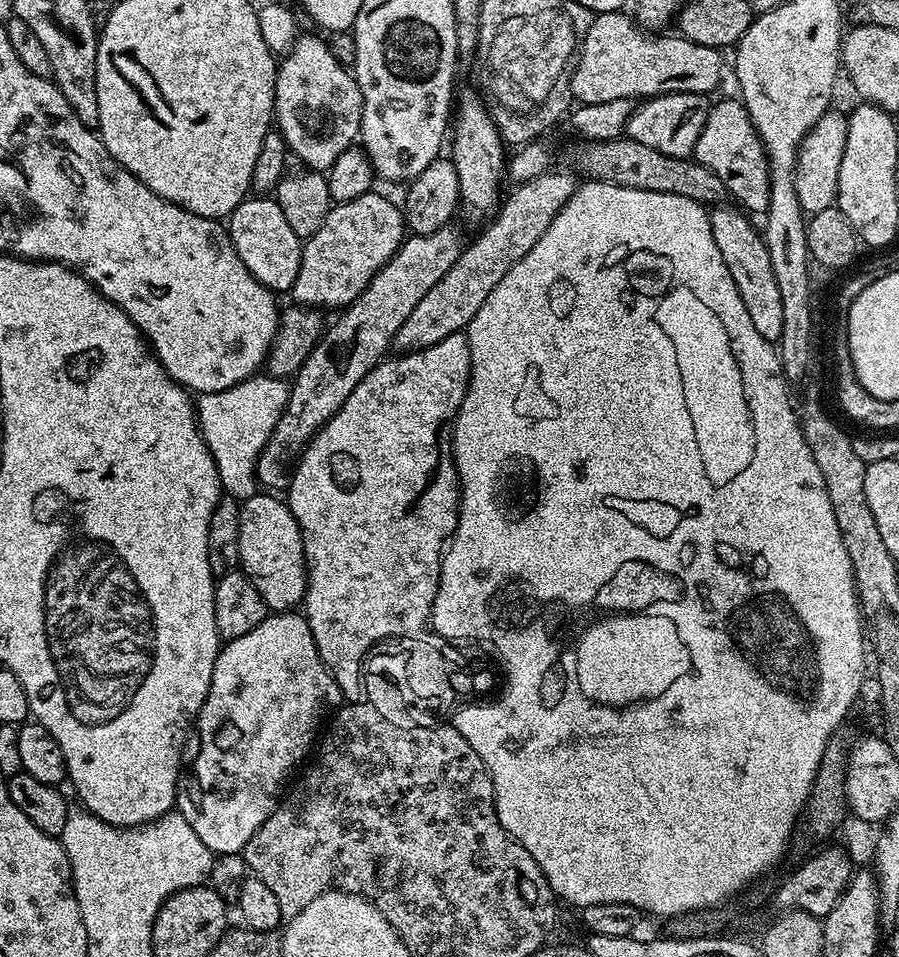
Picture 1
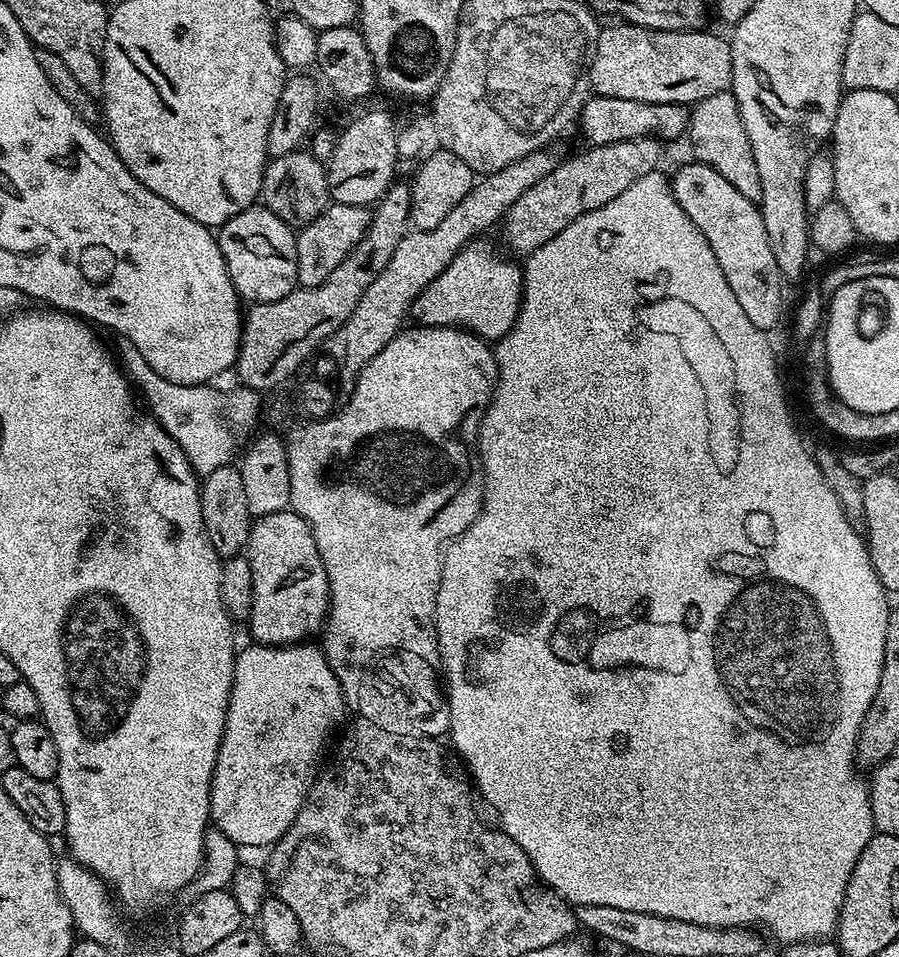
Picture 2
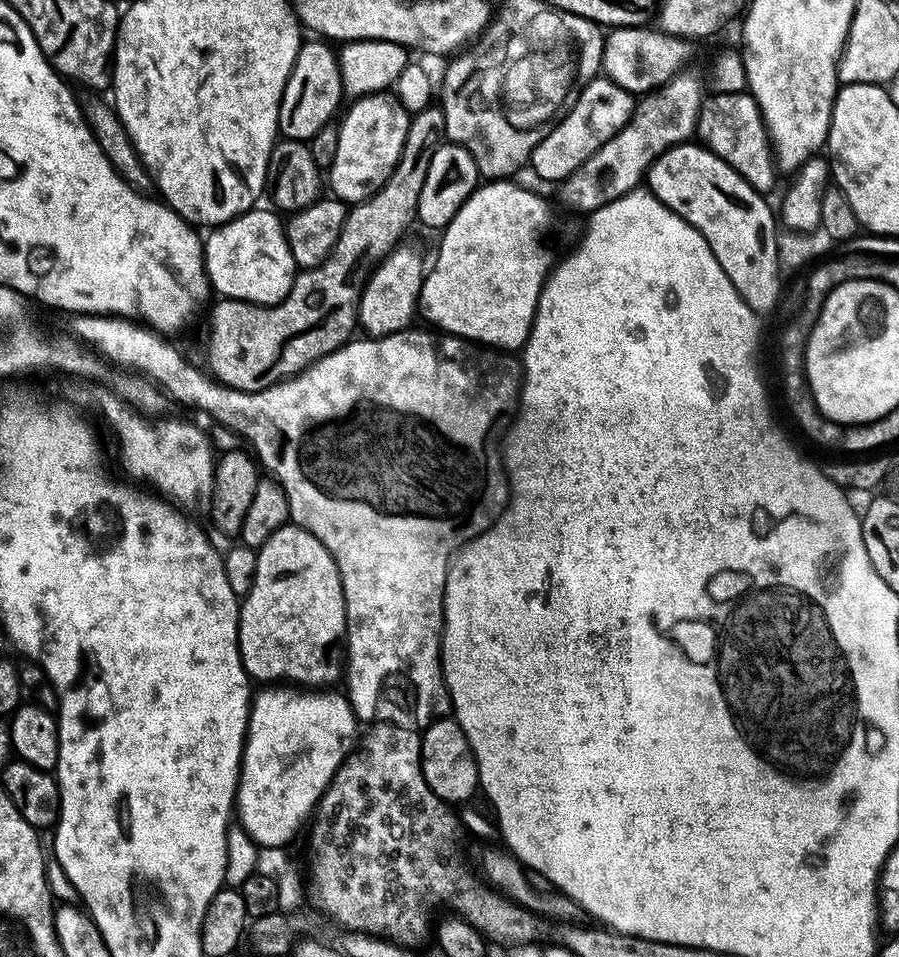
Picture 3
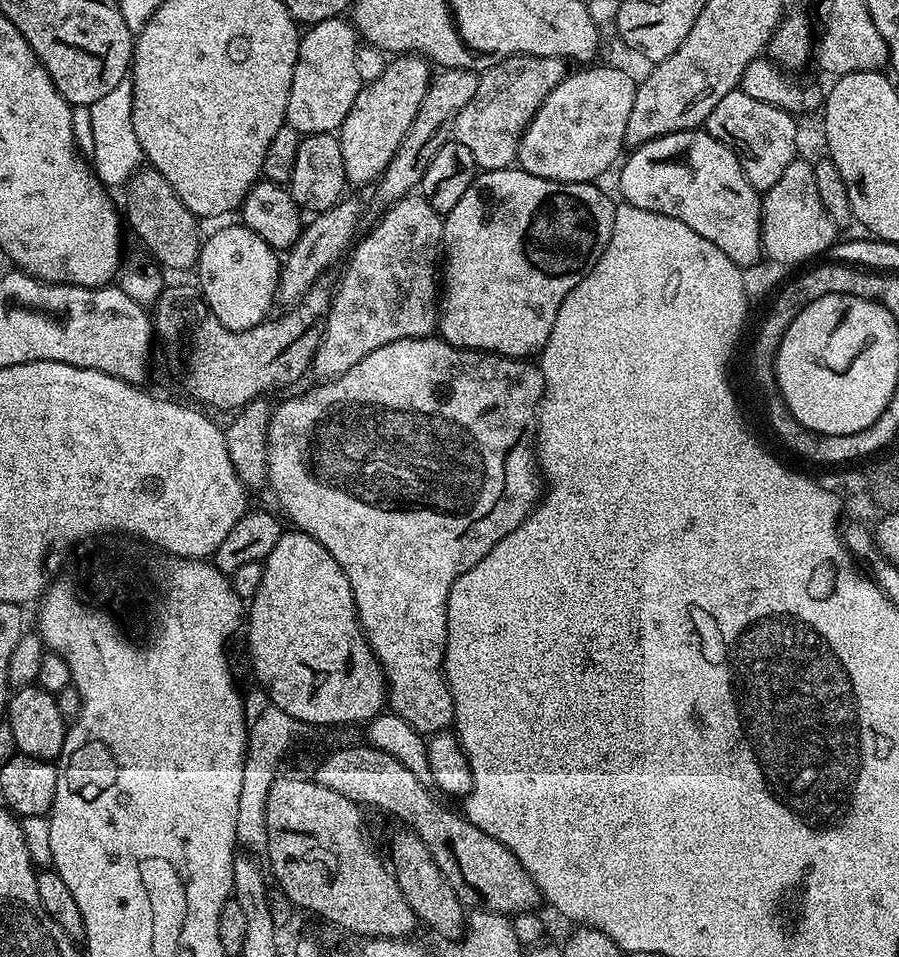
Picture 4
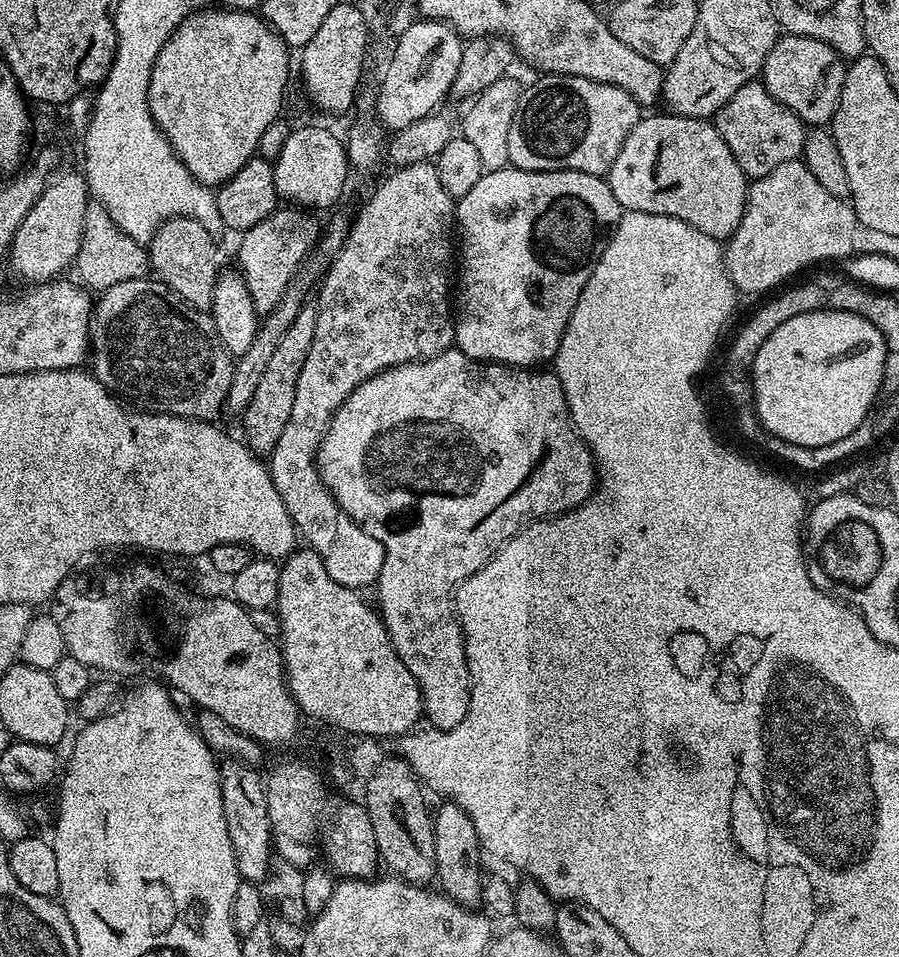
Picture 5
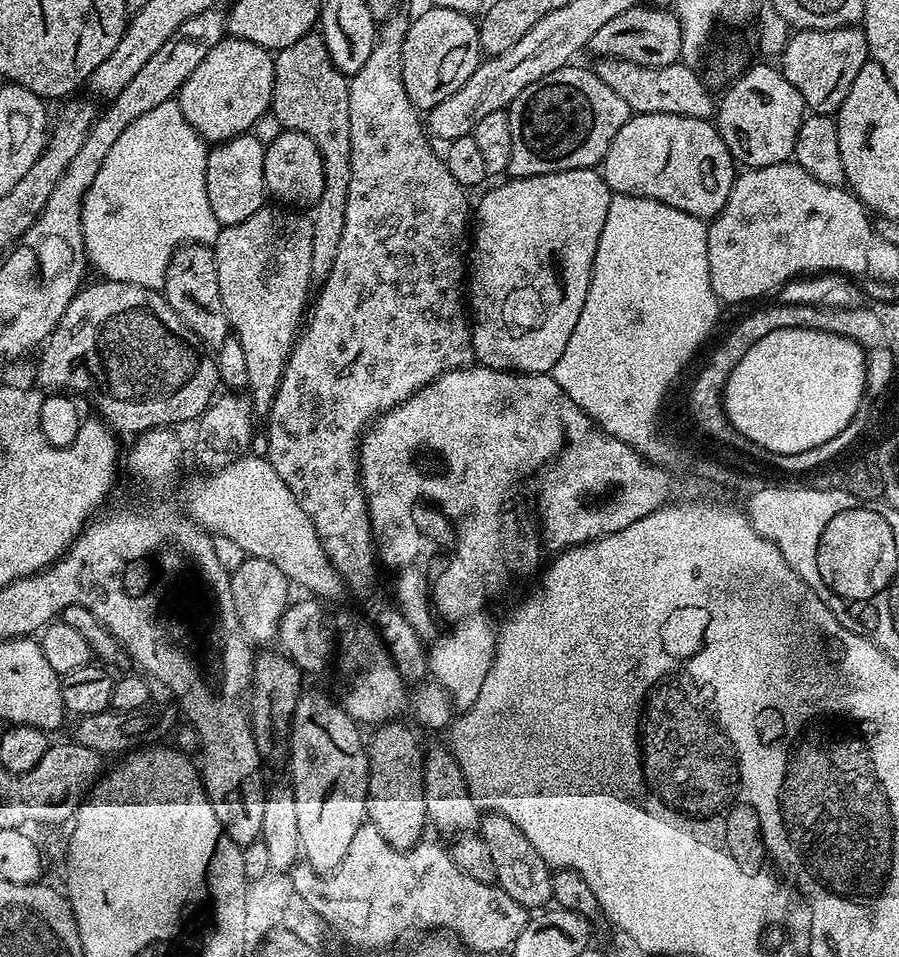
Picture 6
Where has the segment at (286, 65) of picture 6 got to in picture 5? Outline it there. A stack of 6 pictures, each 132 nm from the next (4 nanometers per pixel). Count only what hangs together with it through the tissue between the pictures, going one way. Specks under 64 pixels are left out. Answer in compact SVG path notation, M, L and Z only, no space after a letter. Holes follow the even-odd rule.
M304 302L297 312L294 322L289 329L282 334L269 365L262 372L258 380L254 398L248 403L247 409L242 414L244 420L245 443L255 455L271 453L272 448L282 436L283 427L290 418L291 407L294 406L294 386L298 384L298 376L301 374L302 365L306 362L306 354L310 352L310 342L314 342L314 326L316 325L315 303Z

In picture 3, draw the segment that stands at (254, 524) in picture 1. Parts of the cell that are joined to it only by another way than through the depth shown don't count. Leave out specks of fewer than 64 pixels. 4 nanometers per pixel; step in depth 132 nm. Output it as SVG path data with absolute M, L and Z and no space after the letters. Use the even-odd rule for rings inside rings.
M294 523L283 524L256 554L254 582L240 605L238 646L242 666L253 681L283 682L288 686L299 686L304 690L328 690L342 676L341 665L328 664L328 655L336 643L345 635L346 602L342 594L342 578L332 555L305 528Z

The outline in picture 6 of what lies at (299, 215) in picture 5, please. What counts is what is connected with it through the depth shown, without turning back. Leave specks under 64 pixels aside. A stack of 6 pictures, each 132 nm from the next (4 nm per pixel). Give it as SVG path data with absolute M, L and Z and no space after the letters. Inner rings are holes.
M276 207L280 208L259 208L257 212L250 214L250 218L246 218L246 222L221 227L214 245L222 306L226 310L229 329L242 344L243 353L246 354L250 399L255 411L264 414L272 411L272 403L275 402L276 392L280 388L280 379L284 376L284 368L288 364L288 357L298 336L296 327L299 324L301 327L302 317L309 303L308 288L310 289L312 284L310 254L314 250L311 219L307 215L299 216L296 212L287 212L287 207Z

